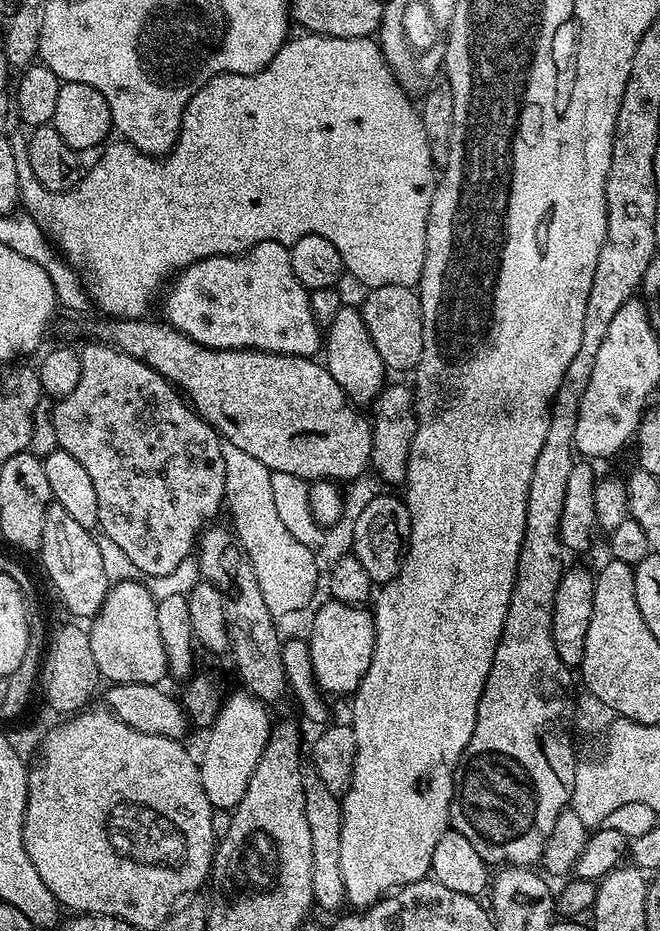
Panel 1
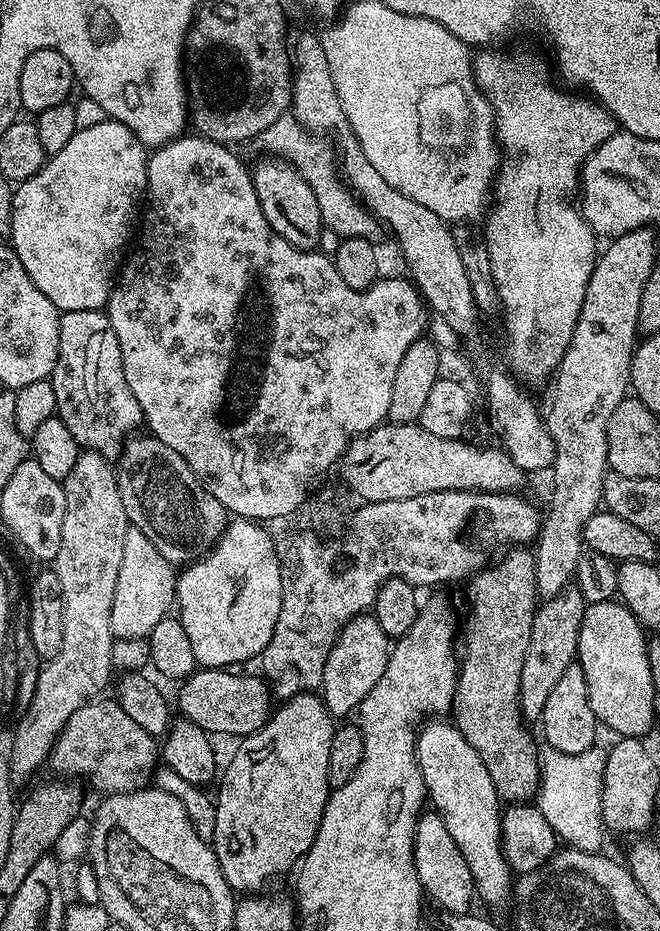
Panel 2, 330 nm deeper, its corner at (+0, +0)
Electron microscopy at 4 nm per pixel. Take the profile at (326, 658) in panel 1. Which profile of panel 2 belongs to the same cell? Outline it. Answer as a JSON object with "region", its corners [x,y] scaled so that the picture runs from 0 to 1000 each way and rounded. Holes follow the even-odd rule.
{"region":[[[459,743],[450,748],[441,748],[438,752],[429,753],[408,769],[385,788],[368,792],[358,803],[358,809],[345,816],[345,822],[338,822],[336,832],[332,835],[333,852],[326,852],[324,863],[327,866],[327,878],[324,879],[324,896],[320,905],[327,912],[327,921],[336,930],[336,939],[342,947],[352,953],[358,960],[388,960],[405,945],[412,945],[417,941],[424,941],[429,937],[436,937],[450,931],[453,925],[459,924],[462,917],[470,913],[476,900],[482,896],[482,887],[488,883],[488,874],[494,870],[500,843],[497,841],[497,824],[500,823],[500,797],[506,797],[506,788],[512,781],[511,774],[497,765],[489,752],[479,743]]]}

